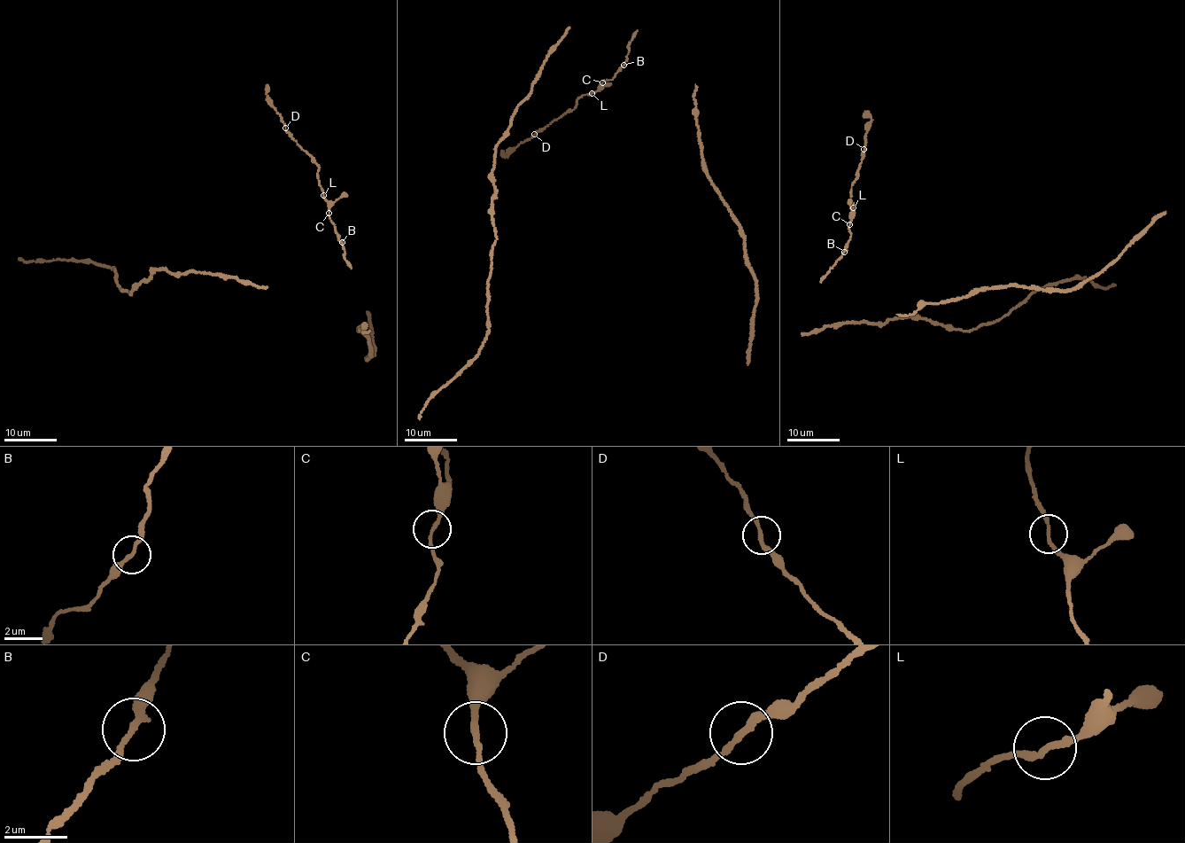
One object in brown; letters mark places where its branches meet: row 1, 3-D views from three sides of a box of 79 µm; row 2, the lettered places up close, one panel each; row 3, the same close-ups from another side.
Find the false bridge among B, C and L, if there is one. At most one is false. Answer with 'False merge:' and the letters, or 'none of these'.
False merge: none of these

